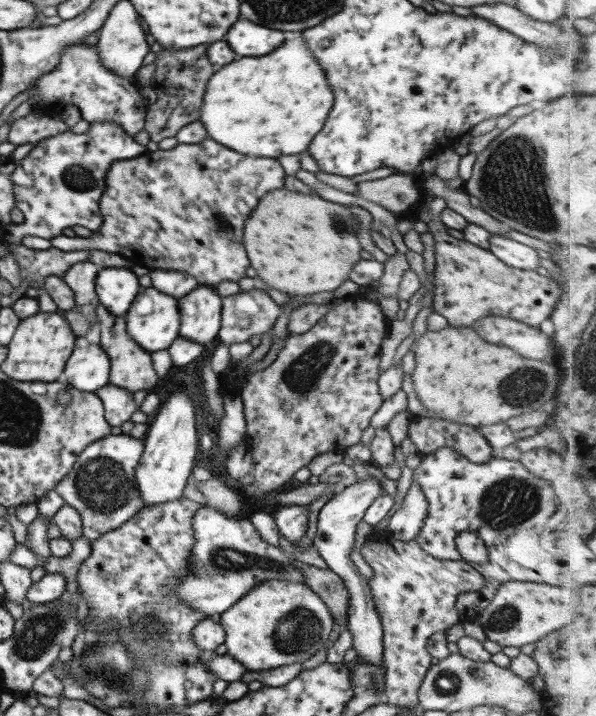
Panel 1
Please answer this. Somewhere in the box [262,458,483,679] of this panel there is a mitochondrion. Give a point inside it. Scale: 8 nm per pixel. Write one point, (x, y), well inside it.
(293, 634)

